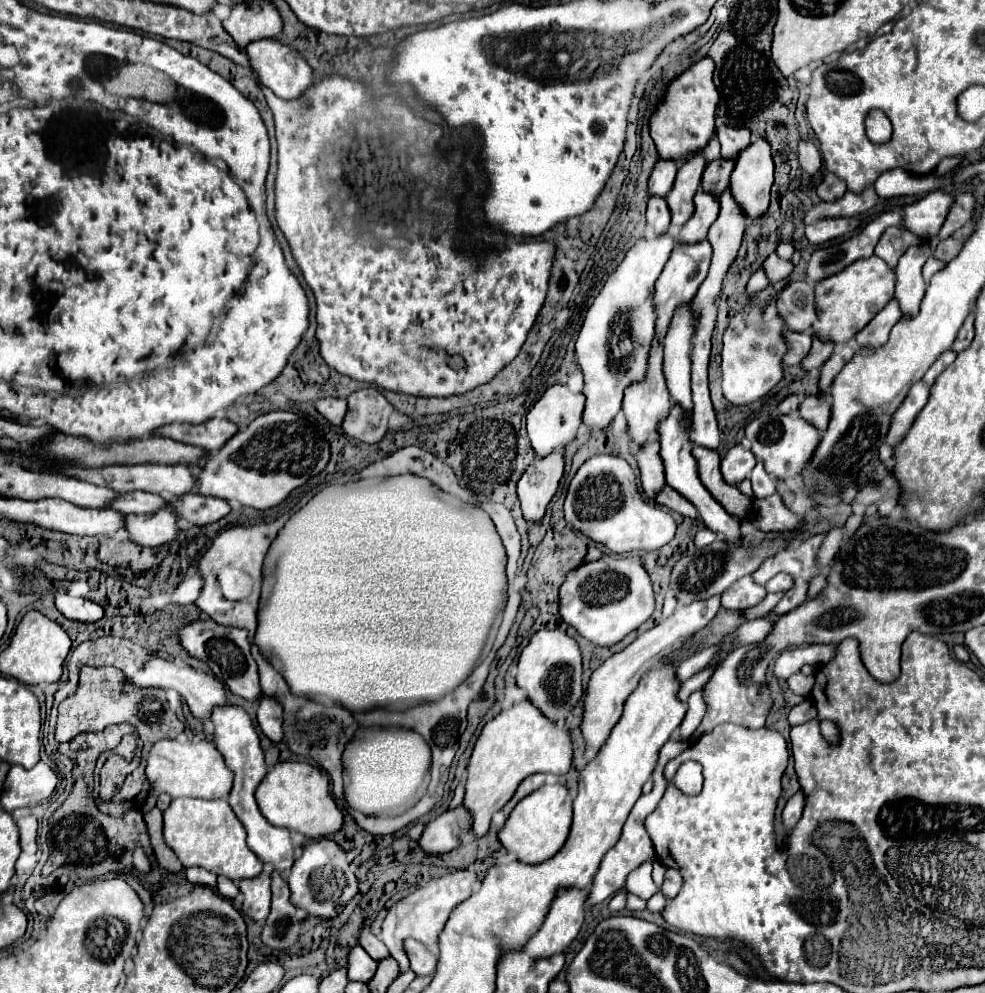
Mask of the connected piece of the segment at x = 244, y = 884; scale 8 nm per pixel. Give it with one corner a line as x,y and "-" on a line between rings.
270,868
256,878
240,880
238,888
244,894
244,914
262,924
270,914

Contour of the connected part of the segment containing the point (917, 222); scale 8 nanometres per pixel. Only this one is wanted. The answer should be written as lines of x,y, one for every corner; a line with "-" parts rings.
940,190
926,194
918,202
904,208
904,226
918,236
932,238
942,228
952,202
954,196

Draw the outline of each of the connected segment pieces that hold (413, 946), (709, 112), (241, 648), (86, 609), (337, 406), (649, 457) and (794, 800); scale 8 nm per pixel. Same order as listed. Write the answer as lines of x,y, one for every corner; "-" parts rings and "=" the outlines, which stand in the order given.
406,940
406,952
410,958
410,970
416,974
432,974
438,962
438,956
430,952
422,942
418,940
=
702,58
668,84
662,102
650,116
650,136
658,148
660,158
664,160
686,158
690,154
700,152
712,138
714,110
720,100
720,92
712,76
714,76
714,62
710,58
=
198,620
198,622
192,622
184,628
180,628
180,642
194,658
208,662
214,676
218,680
222,680
232,694
242,696
248,702
256,702
260,698
262,688
258,684
258,668
256,668
256,662
250,654
250,642
248,642
246,630
220,626
212,620
206,620
206,622
=
58,592
54,596
56,608
70,620
78,622
98,622
104,616
104,610
100,604
88,600
88,598
76,598
66,592
=
320,398
316,400
316,410
332,424
340,424
340,420
344,418
346,412
346,404
340,398
=
652,440
652,444
646,444
638,450
638,466
640,466
640,482
642,490
648,496
648,500
654,500
658,492
666,486
664,478
664,462
660,458
660,444
658,440
=
796,792
796,794
786,802
786,808
784,808
784,812
782,812
784,826
786,826
786,828
792,828
792,826
800,820
802,810
804,810
804,794
802,794
802,792

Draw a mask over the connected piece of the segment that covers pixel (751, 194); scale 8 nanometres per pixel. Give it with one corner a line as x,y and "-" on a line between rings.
756,138
752,140
736,158
736,168
730,176
730,188
732,194
736,196
738,204
744,208
744,212
748,214
748,218
756,218
762,212
766,212
768,204
770,204
770,188
774,182
774,160
772,160
772,150
768,140
764,138

